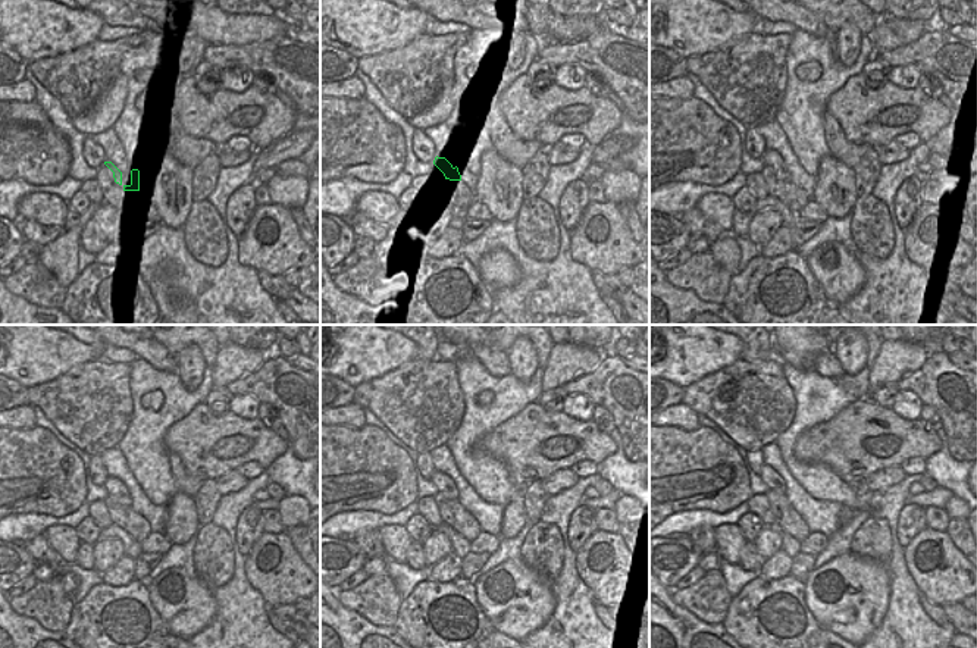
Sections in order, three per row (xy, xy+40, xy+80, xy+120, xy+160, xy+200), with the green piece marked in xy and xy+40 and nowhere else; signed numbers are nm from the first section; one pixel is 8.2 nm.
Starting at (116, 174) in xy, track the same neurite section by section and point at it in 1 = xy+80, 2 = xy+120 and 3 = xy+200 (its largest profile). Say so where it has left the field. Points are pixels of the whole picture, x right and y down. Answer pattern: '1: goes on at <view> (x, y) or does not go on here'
1: goes on at xy+80 (773, 159)
2: goes on at xy+120 (116, 488)
3: goes on at xy+200 (774, 482)

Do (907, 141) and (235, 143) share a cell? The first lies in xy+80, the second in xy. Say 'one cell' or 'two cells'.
one cell

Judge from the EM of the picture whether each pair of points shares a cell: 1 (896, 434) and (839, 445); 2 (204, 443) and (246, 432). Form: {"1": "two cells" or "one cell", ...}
{"1": "one cell", "2": "one cell"}

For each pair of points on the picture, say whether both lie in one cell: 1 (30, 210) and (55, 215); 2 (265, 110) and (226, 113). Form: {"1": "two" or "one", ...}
{"1": "one", "2": "one"}

